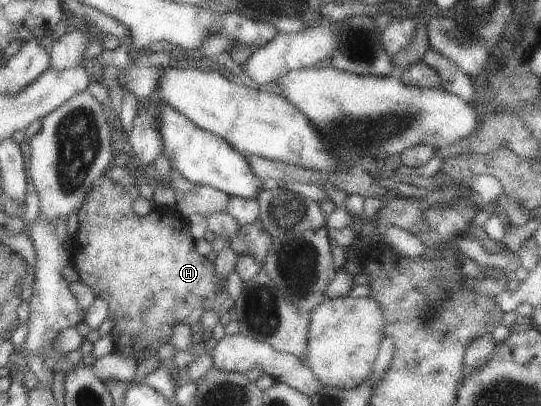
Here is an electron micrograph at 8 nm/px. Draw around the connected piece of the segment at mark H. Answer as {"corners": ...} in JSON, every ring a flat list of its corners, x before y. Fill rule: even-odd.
{"corners":[[103,174,94,183,93,189,87,195,84,206,78,211,78,215,74,216,74,231,70,250,72,261,70,267,76,272,80,282,91,287,96,297,106,300,109,304,110,318,115,320,114,327,110,332,114,338,114,351,112,353,134,357,134,360,140,363,146,356,156,354,160,347,170,342,176,325,180,325,180,323,190,326,200,325,200,322,204,321,204,317,201,316,206,311,213,311,219,315,225,312,231,314,235,309,235,301,231,299,226,291,227,277,219,276,217,273,220,273,220,271,216,269,212,261,208,261,208,257,204,257,204,253,200,253,200,241,196,241,196,233,192,233,192,221,189,221,189,217,185,217,180,213,180,209,176,207,154,207,148,215,144,215,144,217,137,216,133,211,133,197,136,187,124,185,122,197,116,200,114,199,114,183,109,176]]}

